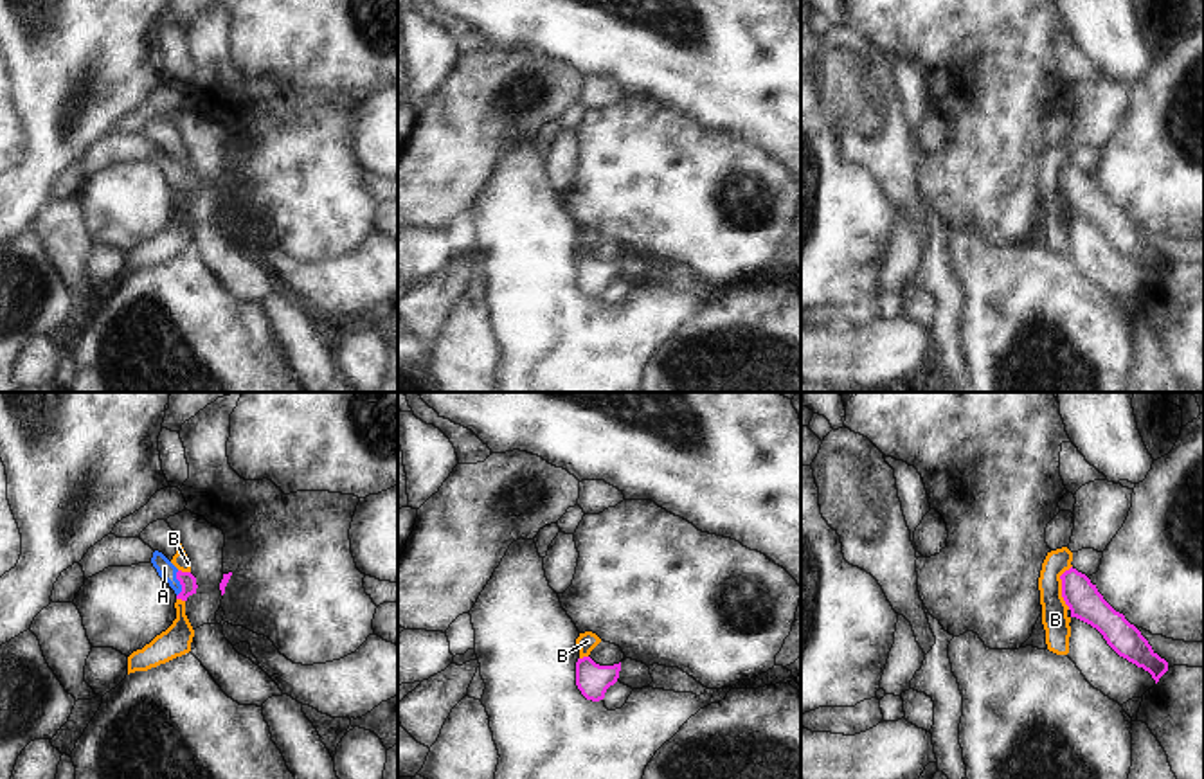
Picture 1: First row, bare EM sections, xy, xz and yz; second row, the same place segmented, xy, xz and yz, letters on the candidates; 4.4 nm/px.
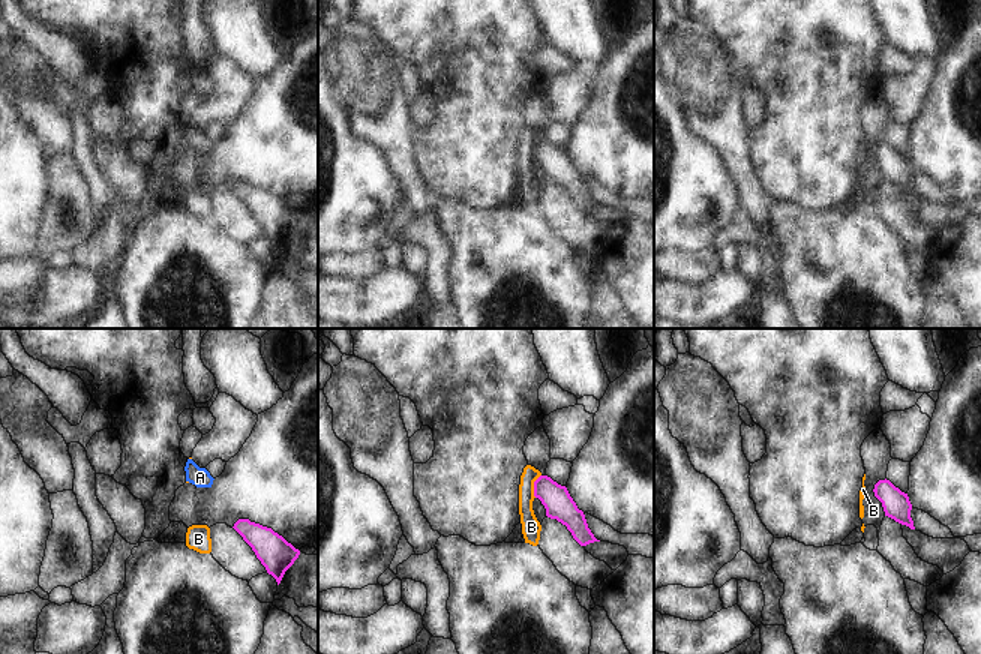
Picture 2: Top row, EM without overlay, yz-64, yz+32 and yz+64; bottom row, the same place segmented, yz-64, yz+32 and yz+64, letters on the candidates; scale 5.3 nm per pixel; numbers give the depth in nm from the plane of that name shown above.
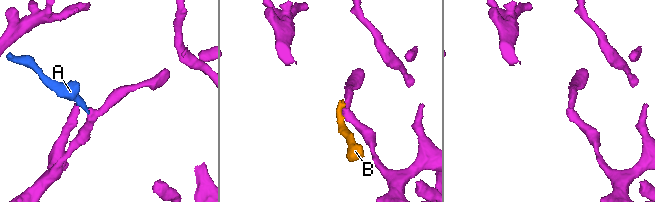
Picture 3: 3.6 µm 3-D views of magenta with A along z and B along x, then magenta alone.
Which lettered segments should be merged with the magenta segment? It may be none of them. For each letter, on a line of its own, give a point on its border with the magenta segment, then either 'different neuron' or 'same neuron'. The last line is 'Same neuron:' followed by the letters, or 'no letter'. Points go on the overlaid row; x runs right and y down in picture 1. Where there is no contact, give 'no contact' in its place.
A: contact xy (180, 583); same neuron
B: contact yz (1062, 587); different neuron
Same neuron: A

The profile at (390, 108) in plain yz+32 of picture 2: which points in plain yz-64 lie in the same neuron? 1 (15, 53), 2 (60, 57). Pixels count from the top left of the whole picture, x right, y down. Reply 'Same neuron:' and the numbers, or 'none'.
Same neuron: 1

